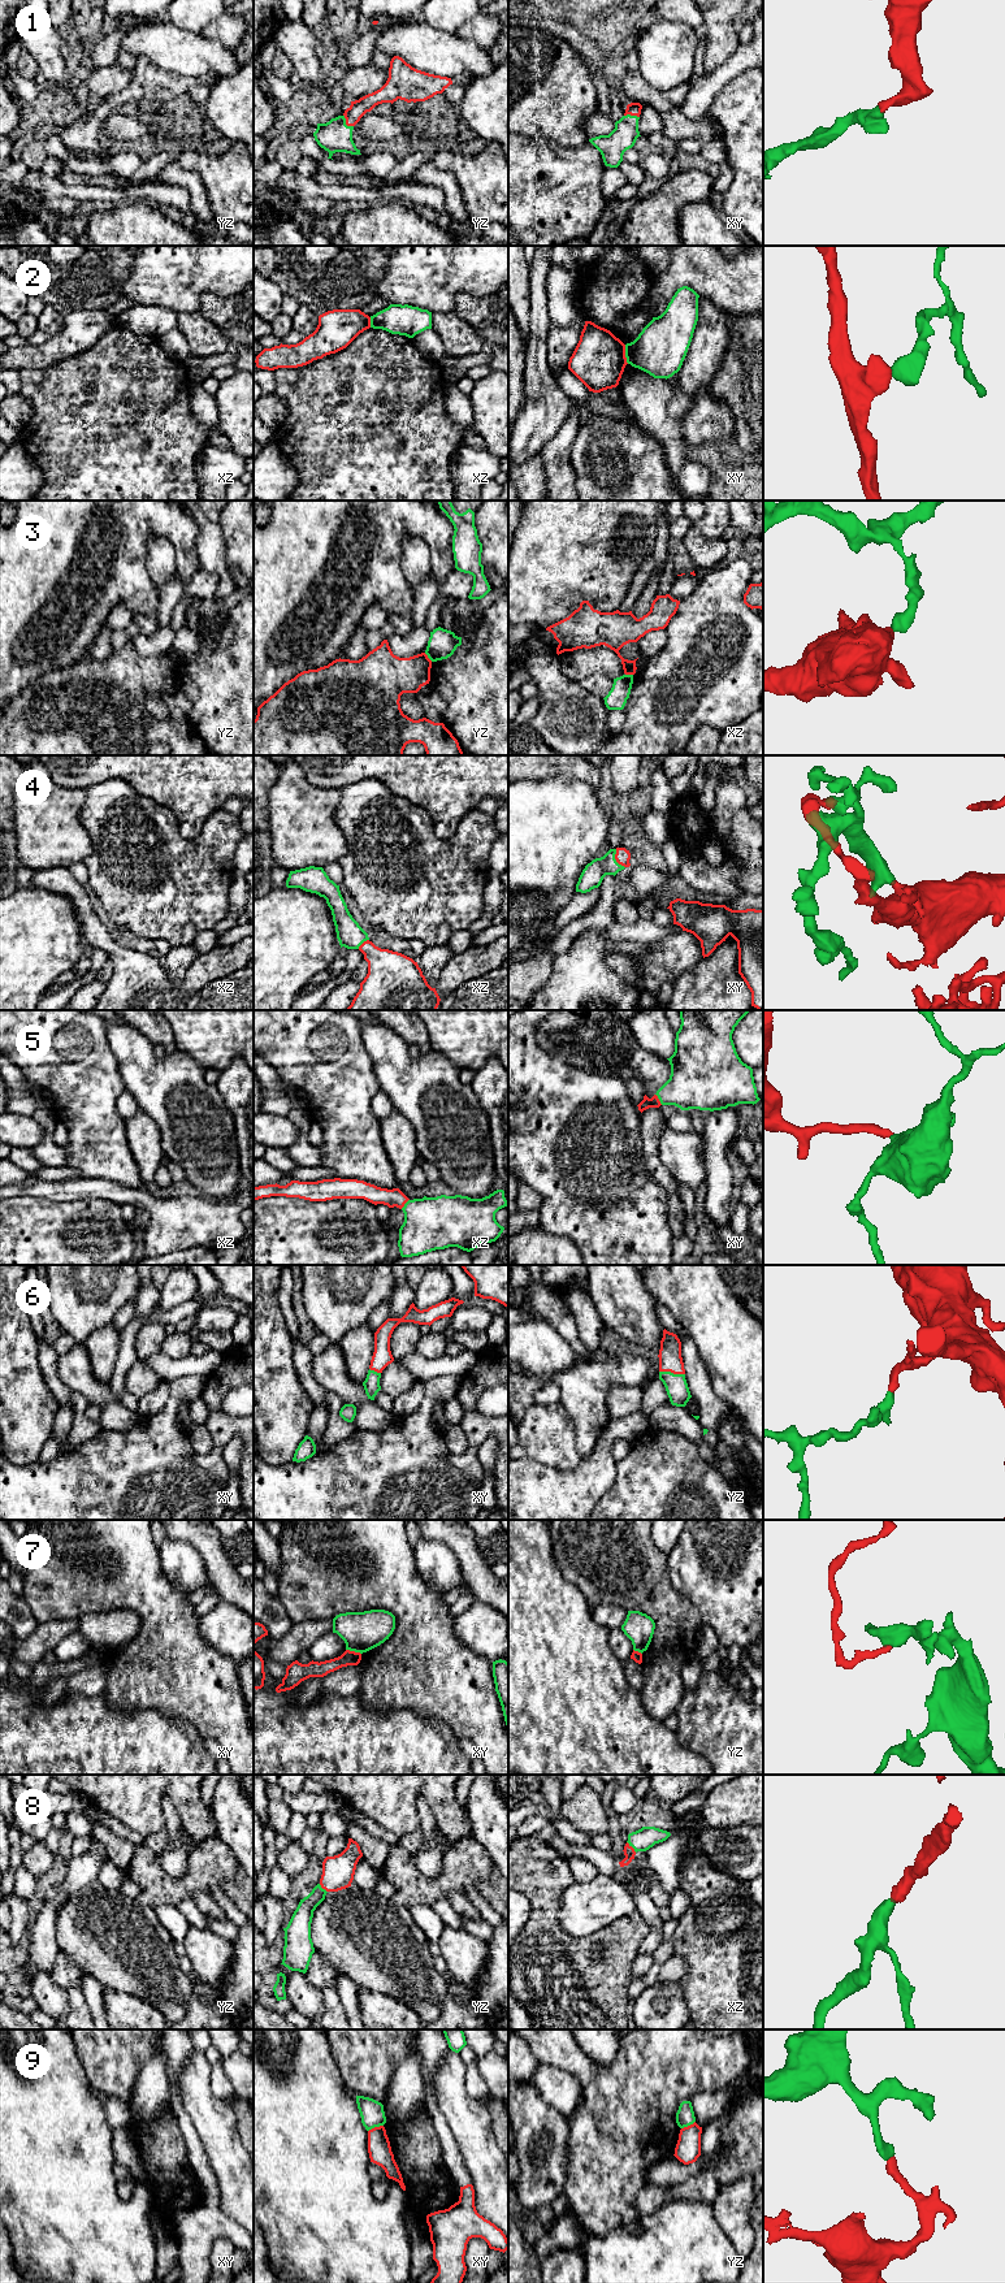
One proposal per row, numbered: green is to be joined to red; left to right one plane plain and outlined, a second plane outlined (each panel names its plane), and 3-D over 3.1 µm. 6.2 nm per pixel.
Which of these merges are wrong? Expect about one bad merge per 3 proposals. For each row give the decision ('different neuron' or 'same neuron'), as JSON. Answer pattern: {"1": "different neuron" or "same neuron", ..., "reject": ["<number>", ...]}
{"1": "same neuron", "2": "different neuron", "3": "different neuron", "4": "same neuron", "5": "same neuron", "6": "same neuron", "7": "different neuron", "8": "same neuron", "9": "different neuron", "reject": ["2", "3", "7", "9"]}

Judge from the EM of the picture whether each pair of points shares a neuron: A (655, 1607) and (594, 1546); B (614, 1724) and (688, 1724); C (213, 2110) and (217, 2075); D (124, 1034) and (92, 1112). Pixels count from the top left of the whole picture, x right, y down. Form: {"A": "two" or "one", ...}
{"A": "one", "B": "two", "C": "two", "D": "two"}

